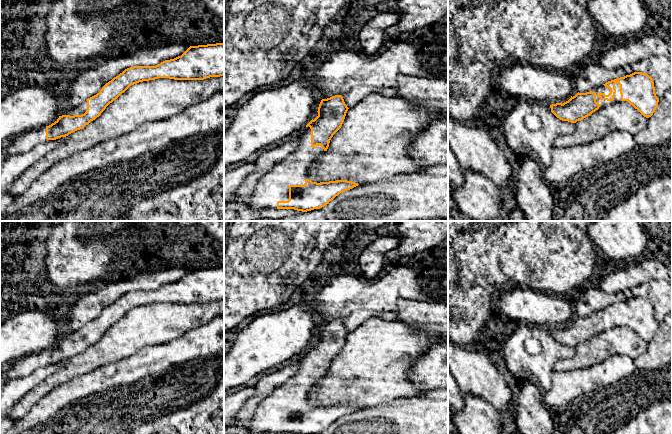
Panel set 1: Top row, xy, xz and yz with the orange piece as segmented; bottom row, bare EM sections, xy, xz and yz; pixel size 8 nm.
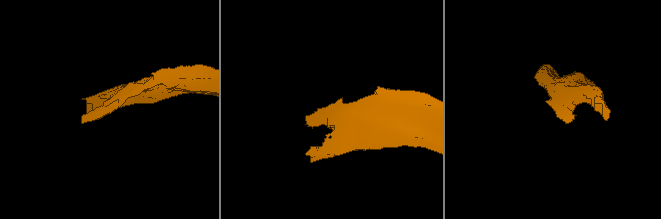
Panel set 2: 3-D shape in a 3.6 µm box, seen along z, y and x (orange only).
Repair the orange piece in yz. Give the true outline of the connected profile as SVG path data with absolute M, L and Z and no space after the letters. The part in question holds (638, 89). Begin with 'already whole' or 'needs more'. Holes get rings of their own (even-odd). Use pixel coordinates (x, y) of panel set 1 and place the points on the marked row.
needs more; M634 72L592 89L577 93L562 103L550 105L551 112L560 120L576 123L607 105L626 102L649 118L658 107L654 82L647 73Z

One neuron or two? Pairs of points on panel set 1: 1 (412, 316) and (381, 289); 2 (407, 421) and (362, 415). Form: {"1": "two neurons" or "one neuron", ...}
{"1": "two neurons", "2": "one neuron"}

